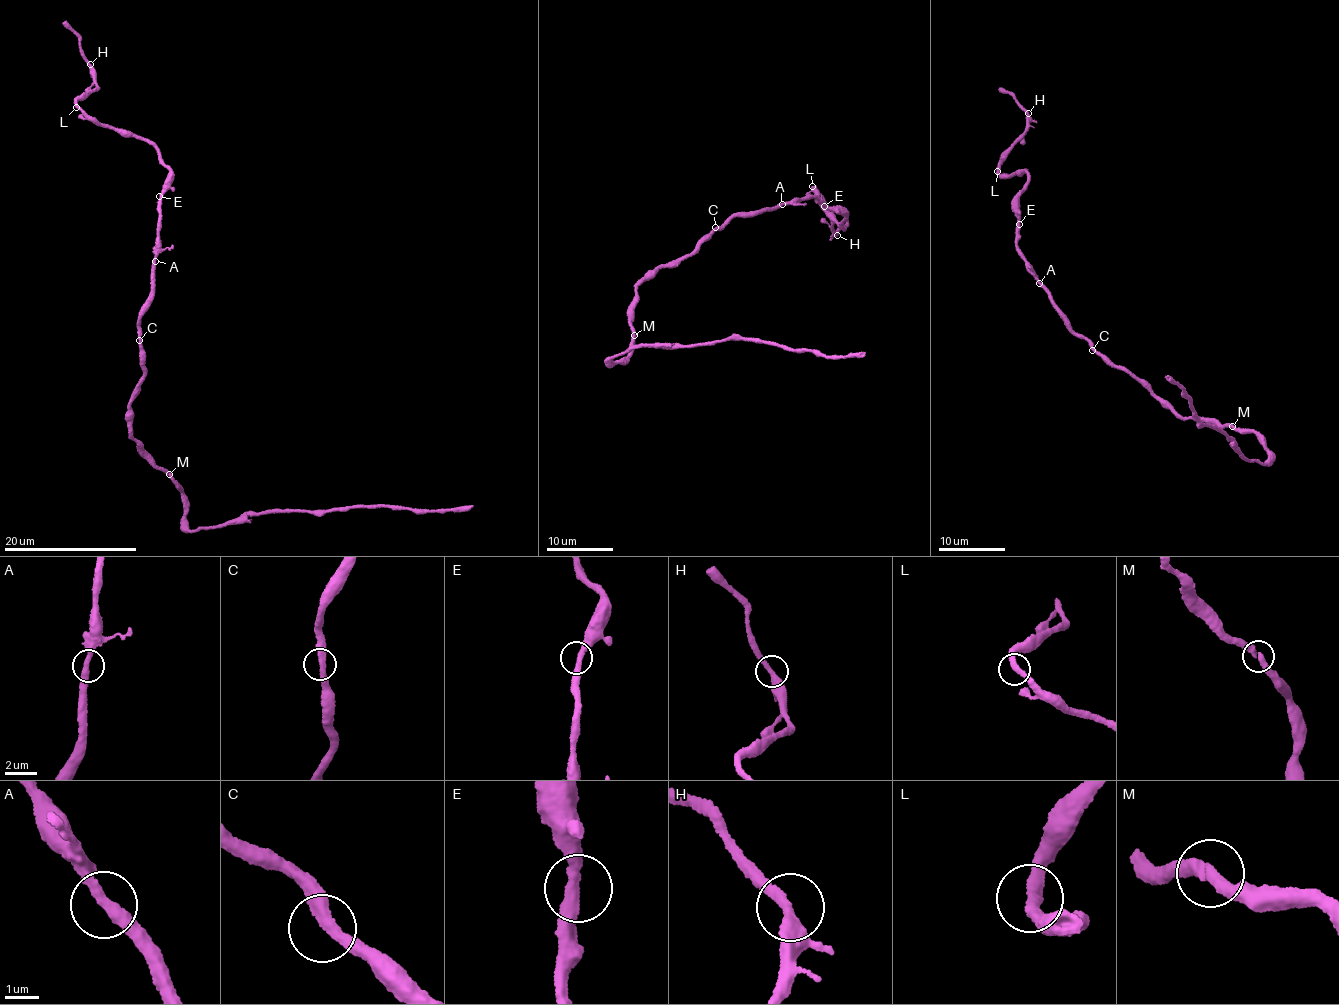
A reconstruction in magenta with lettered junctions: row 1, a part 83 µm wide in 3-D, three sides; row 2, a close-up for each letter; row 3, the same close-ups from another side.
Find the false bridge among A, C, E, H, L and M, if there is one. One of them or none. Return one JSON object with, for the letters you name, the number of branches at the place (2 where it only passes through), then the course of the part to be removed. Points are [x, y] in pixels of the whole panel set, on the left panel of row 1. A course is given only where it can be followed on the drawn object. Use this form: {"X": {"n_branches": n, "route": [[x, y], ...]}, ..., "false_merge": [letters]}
{"false_merge": []}

